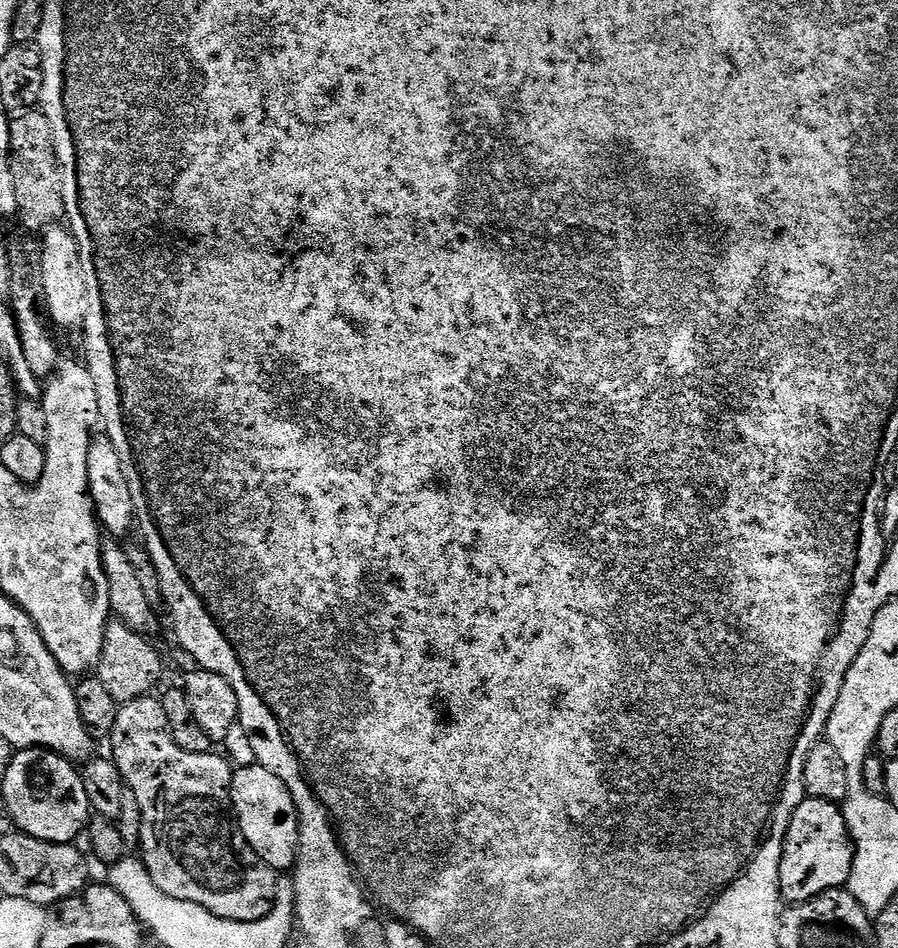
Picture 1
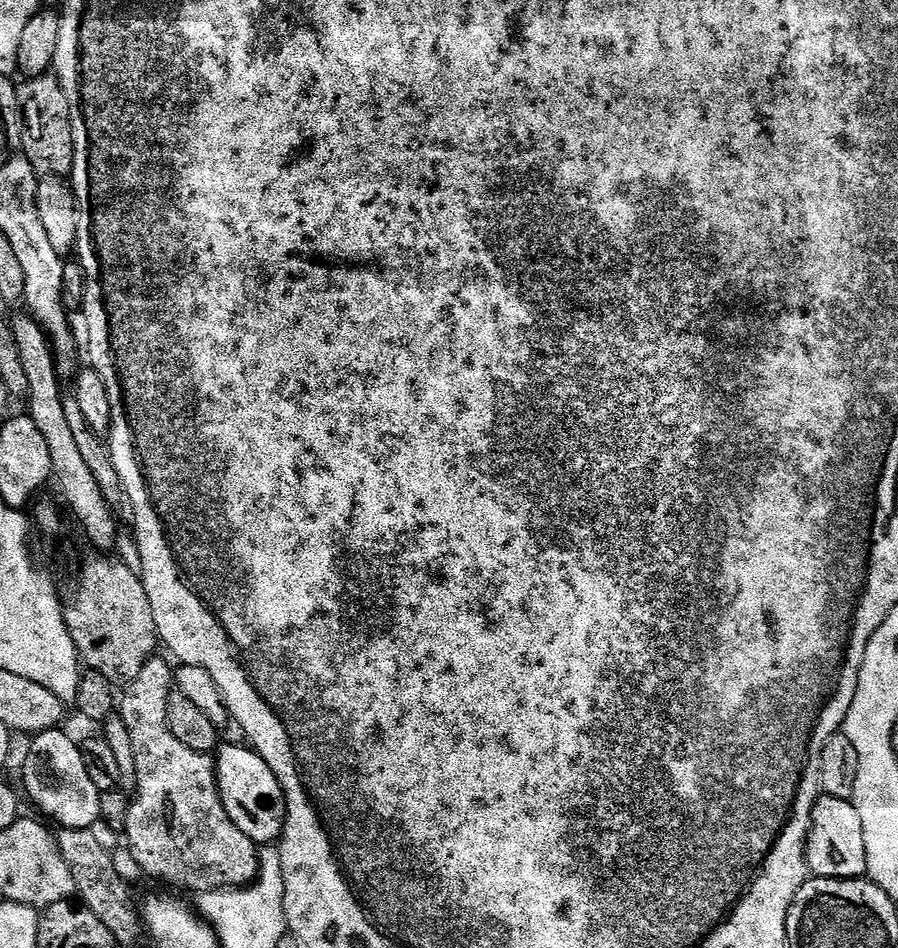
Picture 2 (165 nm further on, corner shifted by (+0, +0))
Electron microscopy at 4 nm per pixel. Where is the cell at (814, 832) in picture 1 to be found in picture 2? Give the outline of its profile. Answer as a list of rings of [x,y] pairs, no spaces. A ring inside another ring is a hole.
[[[820,795],[812,811],[812,825],[808,831],[808,871],[813,877],[835,880],[859,880],[867,873],[866,834],[862,834],[862,817],[854,810],[851,800]]]

